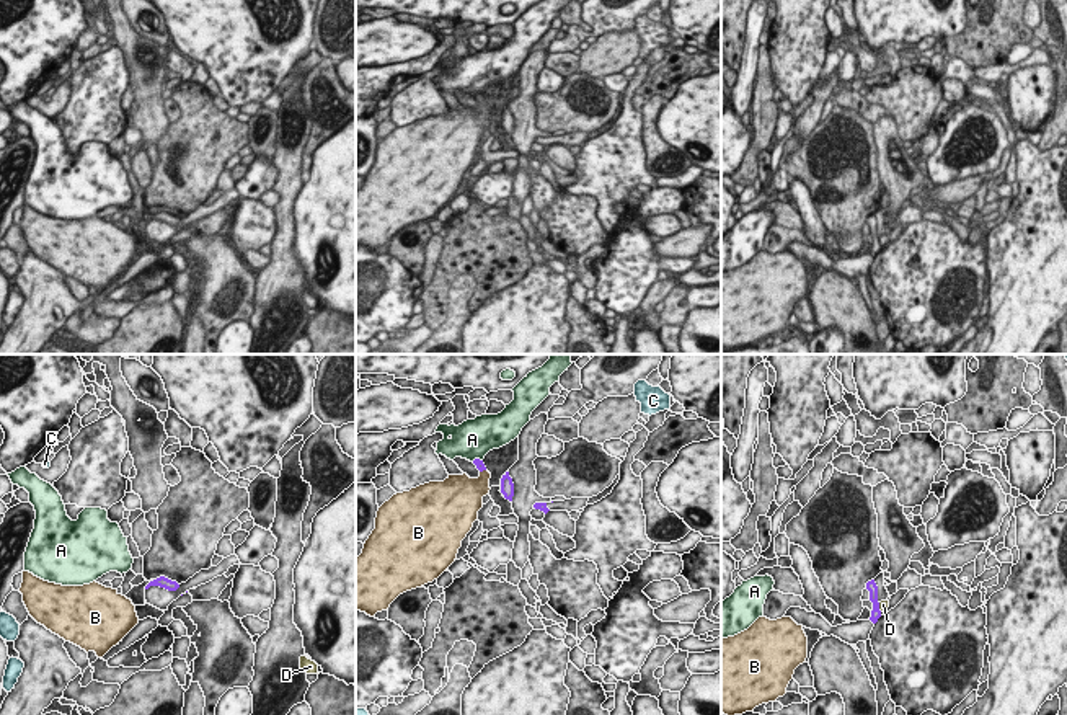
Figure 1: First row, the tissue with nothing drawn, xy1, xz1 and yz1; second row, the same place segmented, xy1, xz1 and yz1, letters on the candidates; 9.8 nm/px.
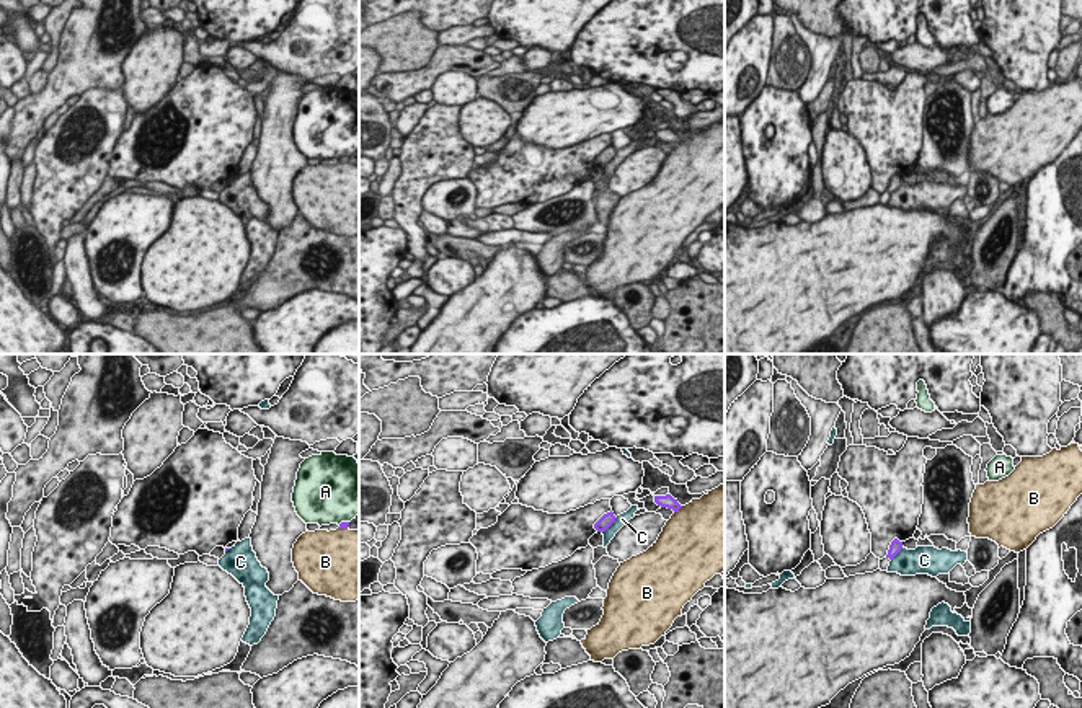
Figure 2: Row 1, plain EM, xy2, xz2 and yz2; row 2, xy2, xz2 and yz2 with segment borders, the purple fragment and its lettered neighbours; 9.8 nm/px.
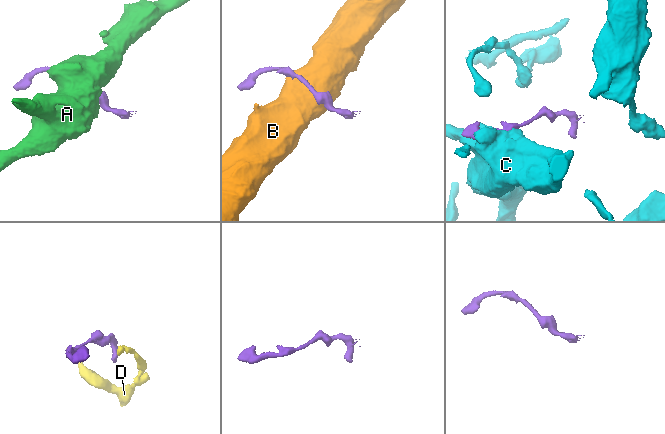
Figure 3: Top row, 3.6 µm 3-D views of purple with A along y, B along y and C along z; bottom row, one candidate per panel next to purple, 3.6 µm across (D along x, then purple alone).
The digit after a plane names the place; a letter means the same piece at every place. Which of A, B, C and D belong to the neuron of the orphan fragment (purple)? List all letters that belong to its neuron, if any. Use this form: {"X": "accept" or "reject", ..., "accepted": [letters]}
{"A": "reject", "B": "reject", "C": "reject", "D": "reject", "accepted": []}

